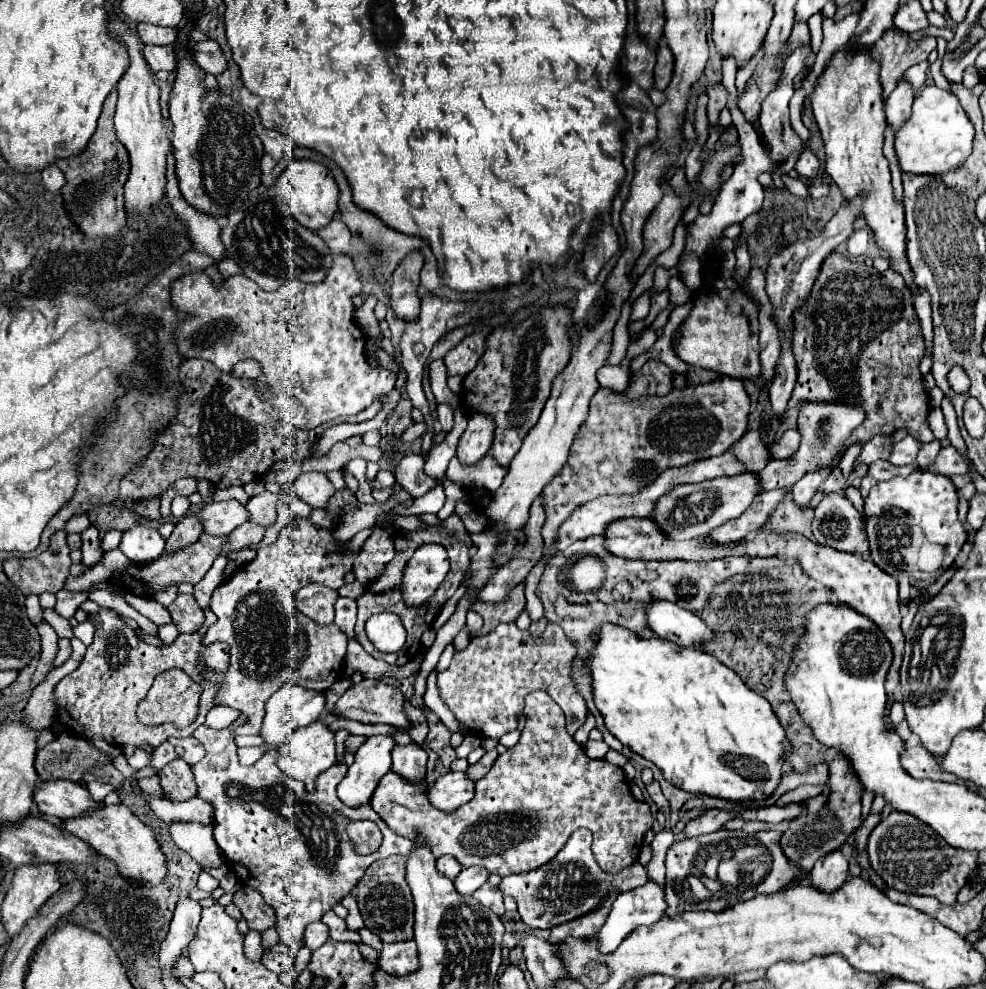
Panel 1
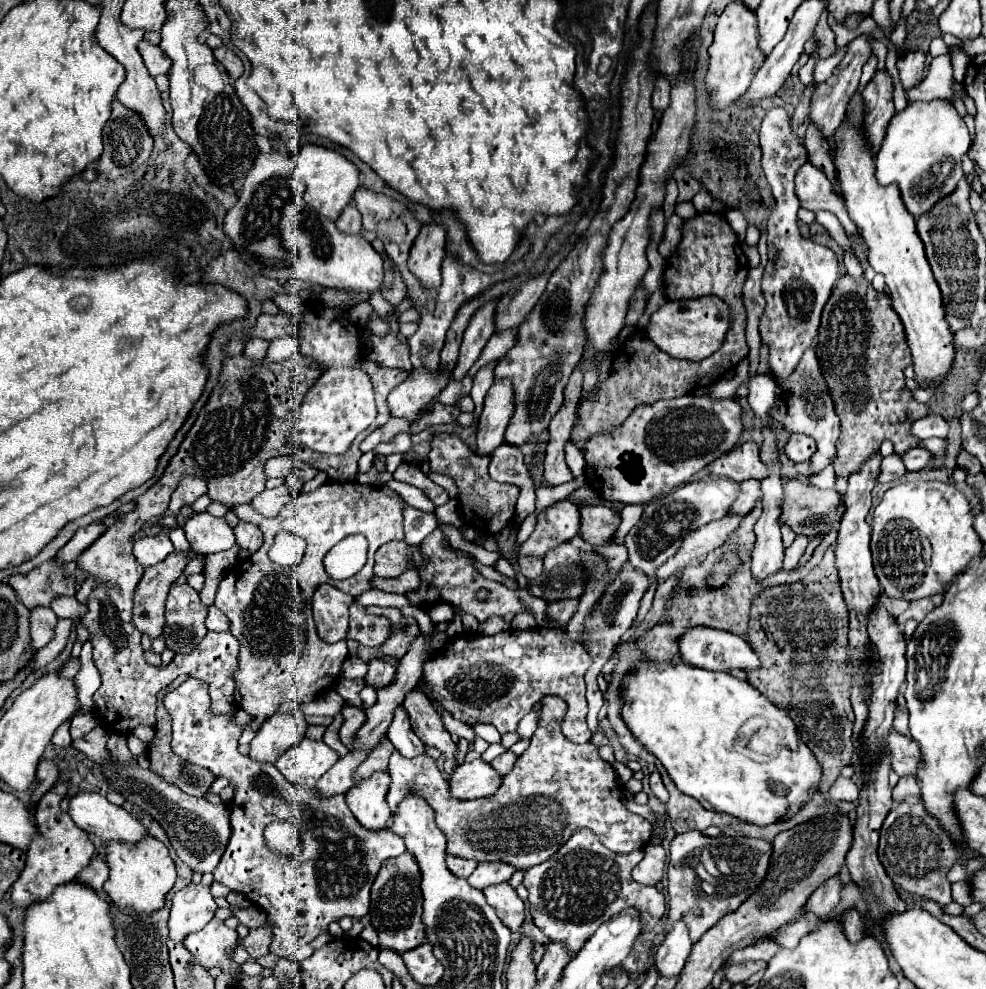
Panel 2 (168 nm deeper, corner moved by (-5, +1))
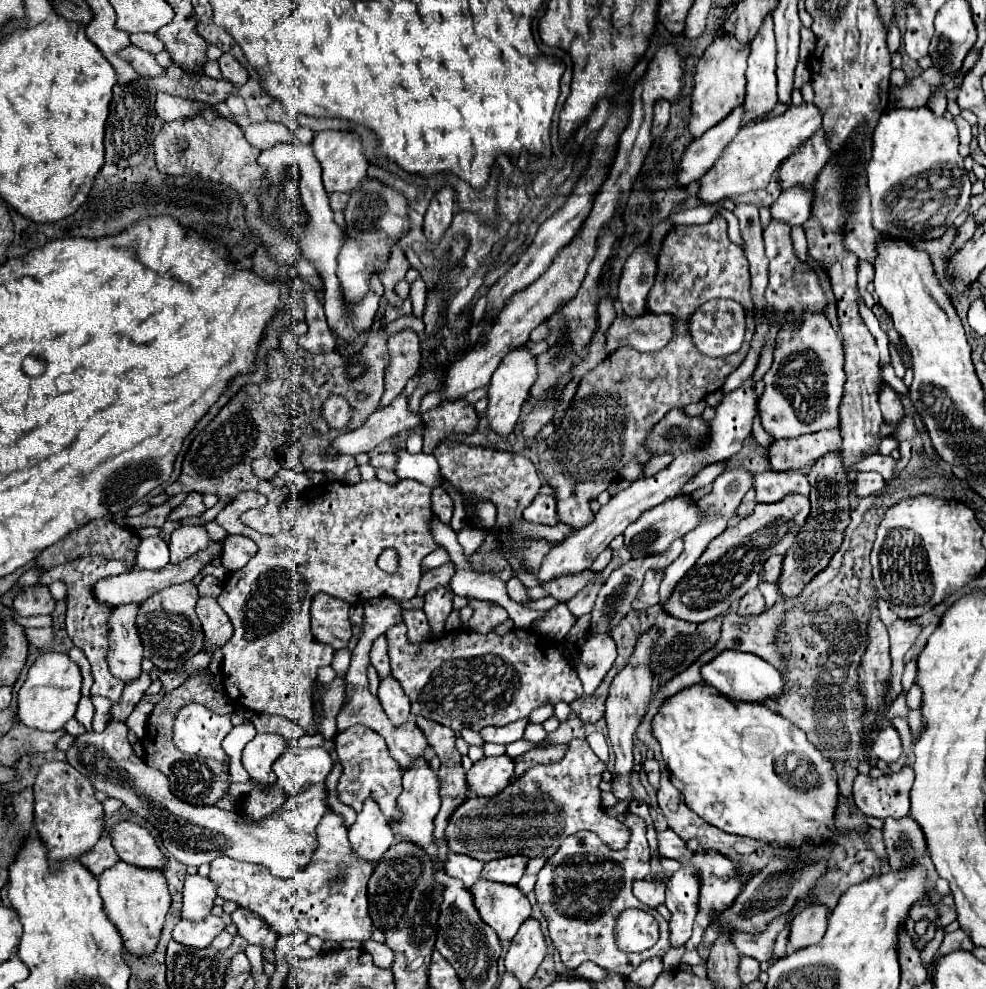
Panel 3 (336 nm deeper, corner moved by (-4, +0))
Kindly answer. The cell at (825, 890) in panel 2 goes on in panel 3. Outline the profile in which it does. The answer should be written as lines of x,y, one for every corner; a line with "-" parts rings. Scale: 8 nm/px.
815,905
811,909
803,909
793,921
791,921
791,933
789,933
789,953
795,953
799,949
805,949
807,945
817,945
827,927
827,909
821,905

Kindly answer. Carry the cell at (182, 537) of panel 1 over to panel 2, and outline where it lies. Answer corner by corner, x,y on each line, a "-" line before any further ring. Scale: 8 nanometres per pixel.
192,550
172,552
156,566
146,568
142,580
134,592
134,626
142,634
156,638
164,628
164,602
170,590
170,584
182,574
186,564
194,558

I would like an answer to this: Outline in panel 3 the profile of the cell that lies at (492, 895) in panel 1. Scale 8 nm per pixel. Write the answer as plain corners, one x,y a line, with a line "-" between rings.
479,879
469,891
479,917
495,929
499,941
511,941
523,921
531,917
531,903
515,885

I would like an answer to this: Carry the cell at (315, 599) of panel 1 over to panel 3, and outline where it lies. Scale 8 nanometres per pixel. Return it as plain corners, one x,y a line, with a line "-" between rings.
323,593
317,595
311,607
311,631
315,639
331,645
333,649
345,649
351,639
347,611
349,603

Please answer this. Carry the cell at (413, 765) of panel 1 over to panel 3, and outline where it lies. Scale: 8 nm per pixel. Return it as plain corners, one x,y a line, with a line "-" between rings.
389,675
385,679
379,679
377,697
381,699
381,705
387,713
387,717
393,721
393,725
401,725
409,719
409,701
407,701
407,695
403,693
399,681
395,681
395,677

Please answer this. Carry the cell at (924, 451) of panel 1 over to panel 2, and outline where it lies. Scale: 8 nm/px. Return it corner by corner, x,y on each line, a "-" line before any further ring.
910,448
904,454
904,464
908,470
922,470
930,462
932,454
926,448

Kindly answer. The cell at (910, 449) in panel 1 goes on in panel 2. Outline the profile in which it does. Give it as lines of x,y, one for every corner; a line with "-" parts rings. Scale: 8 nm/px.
890,454
886,458
882,458
882,466
880,466
880,482
892,482
898,476
904,476
906,468
904,468
904,460
900,460
900,454

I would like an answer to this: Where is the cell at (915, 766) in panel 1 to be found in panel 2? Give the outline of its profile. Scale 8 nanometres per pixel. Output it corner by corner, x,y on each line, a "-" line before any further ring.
898,732
888,734
888,748
892,752
892,770
898,776
912,776
920,770
920,746

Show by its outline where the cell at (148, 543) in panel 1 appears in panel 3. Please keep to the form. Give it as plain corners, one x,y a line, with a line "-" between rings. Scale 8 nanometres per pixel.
161,537
141,539
137,547
137,567
139,569
163,569
169,563
169,547

